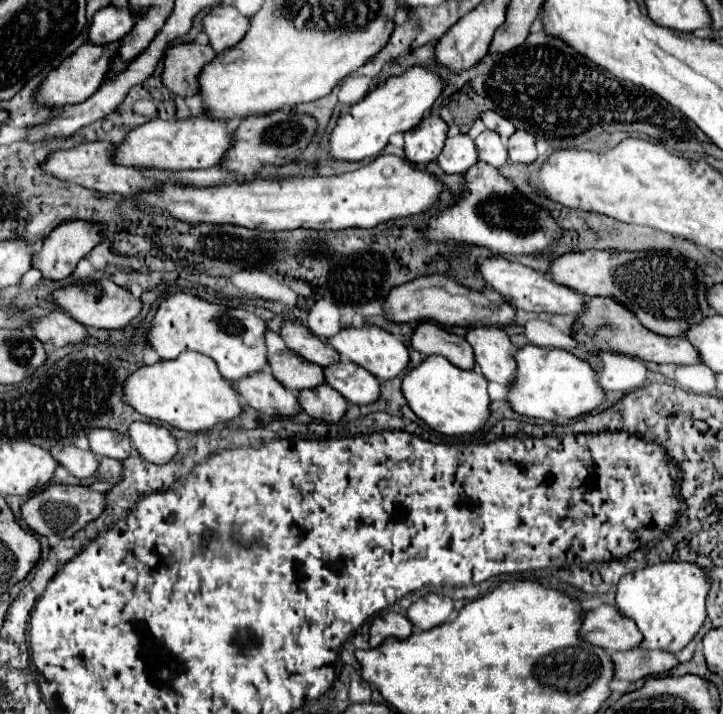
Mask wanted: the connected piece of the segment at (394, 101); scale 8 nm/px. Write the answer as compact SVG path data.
M414 66L408 68L402 76L392 76L378 84L376 90L372 90L364 100L354 104L348 114L340 116L332 134L330 134L330 158L332 160L344 160L344 162L362 162L366 158L378 156L386 144L388 138L396 132L408 132L414 128L424 112L432 108L434 100L442 92L442 78L426 68Z

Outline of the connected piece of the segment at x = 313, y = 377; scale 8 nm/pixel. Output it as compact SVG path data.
M290 350L272 354L268 358L270 368L274 372L274 378L288 390L300 392L306 388L316 388L324 384L324 368L316 366L300 356L296 356Z

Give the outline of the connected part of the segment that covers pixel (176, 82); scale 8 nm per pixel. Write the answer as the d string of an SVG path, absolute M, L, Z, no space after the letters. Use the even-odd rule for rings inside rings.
M180 42L166 50L164 70L160 74L162 84L178 96L194 96L198 92L196 76L216 52L208 44Z

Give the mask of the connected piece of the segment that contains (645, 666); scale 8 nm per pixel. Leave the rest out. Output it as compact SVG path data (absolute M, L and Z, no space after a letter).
M632 648L626 652L614 652L612 654L614 666L616 666L616 678L622 680L640 680L652 674L664 674L678 666L678 658L664 650L640 650Z

